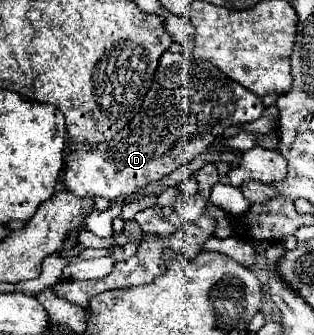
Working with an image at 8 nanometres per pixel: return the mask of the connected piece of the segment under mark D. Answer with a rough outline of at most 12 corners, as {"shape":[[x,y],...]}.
{"shape":[[165,52],[109,142],[73,144],[61,188],[123,198],[199,156],[263,100]]}

